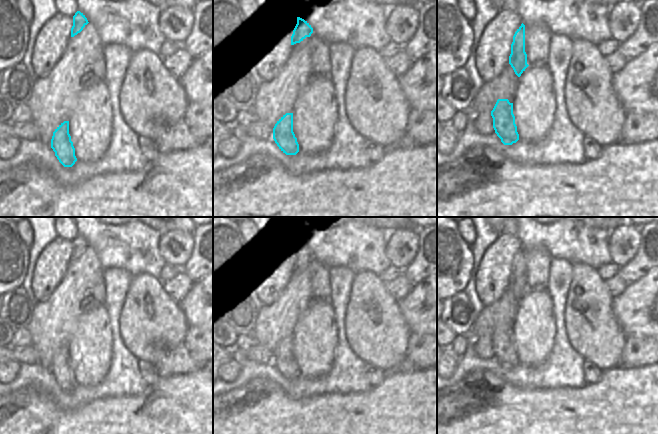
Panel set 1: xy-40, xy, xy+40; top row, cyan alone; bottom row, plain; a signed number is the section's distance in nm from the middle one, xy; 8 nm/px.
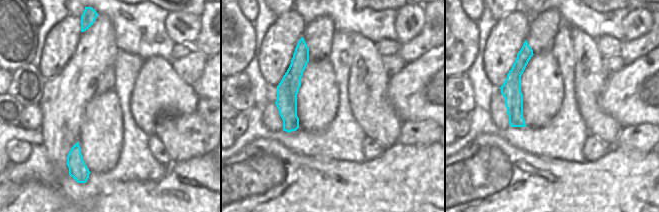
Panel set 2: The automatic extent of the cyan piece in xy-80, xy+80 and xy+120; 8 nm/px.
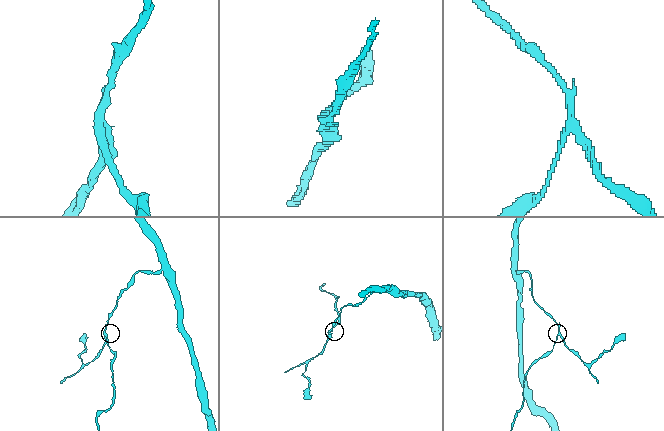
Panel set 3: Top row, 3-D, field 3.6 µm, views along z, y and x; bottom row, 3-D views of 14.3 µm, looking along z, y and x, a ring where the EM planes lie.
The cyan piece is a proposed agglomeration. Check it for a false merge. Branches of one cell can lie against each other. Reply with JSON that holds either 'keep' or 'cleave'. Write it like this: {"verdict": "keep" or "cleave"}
{"verdict": "cleave"}

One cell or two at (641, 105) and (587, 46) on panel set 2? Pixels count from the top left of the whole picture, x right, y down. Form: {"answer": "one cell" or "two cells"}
{"answer": "two cells"}

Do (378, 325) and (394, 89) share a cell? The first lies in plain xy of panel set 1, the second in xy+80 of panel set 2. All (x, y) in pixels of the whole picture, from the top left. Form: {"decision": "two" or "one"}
{"decision": "two"}

